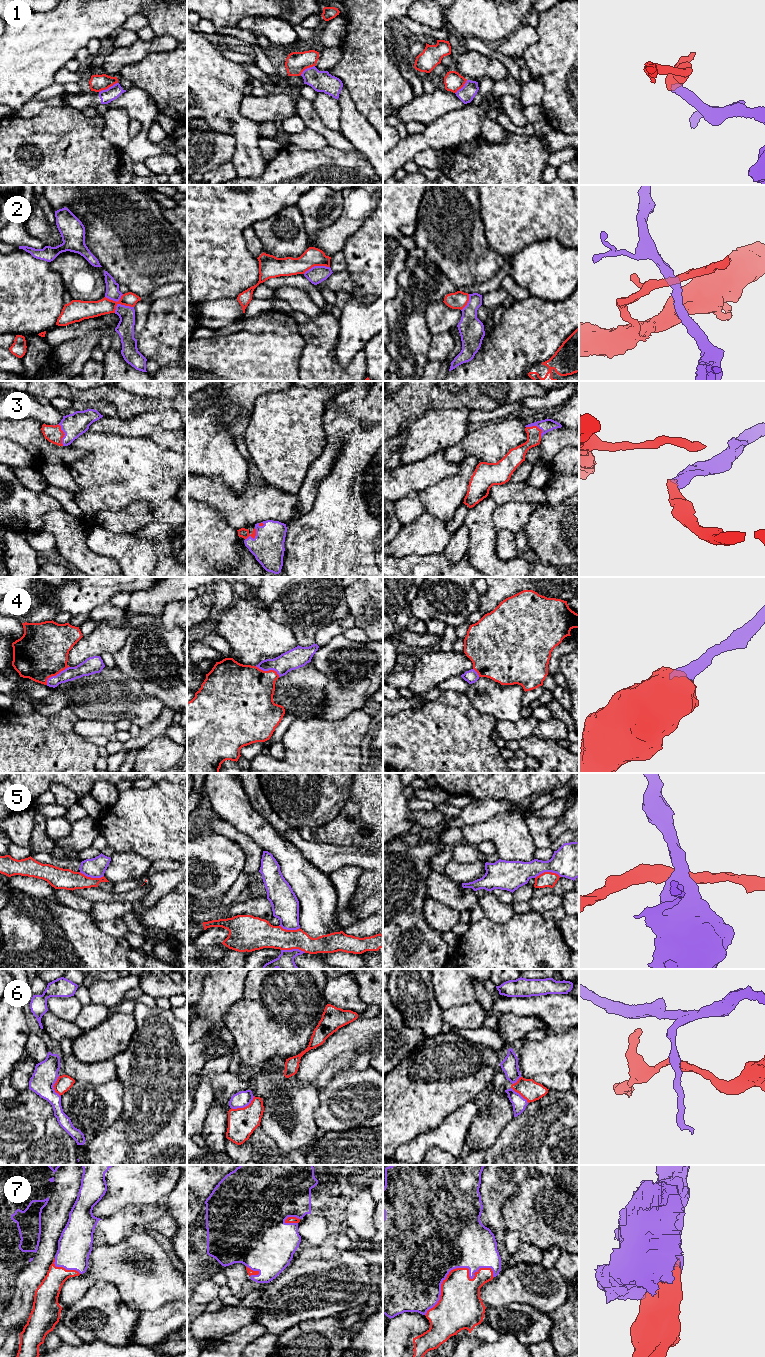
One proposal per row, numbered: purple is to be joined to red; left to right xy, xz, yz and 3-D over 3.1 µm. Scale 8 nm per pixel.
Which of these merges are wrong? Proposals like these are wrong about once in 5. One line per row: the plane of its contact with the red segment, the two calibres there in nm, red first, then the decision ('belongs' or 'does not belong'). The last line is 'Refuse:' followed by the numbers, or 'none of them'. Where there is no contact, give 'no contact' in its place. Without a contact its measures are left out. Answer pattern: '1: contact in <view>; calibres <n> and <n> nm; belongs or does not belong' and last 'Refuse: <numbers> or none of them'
1: contact in xy; calibres 130 and 110 nm; does not belong
2: contact in xy; calibres 140 and 140 nm; does not belong
3: contact in yz; calibres 110 and 100 nm; belongs
4: contact in xy; calibres 420 and 120 nm; belongs
5: contact in yz; calibres 130 and 280 nm; does not belong
6: contact in xz; calibres 220 and 130 nm; does not belong
7: contact in yz; calibres 320 and 500 nm; belongs
Refuse: 1, 2, 5, 6

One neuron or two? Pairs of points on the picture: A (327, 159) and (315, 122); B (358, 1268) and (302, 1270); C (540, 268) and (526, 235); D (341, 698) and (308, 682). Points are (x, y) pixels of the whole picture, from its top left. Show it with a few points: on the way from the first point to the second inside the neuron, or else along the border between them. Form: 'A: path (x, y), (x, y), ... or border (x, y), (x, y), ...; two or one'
A: border (328, 144), (341, 150), (351, 151); two
B: path (344, 1274), (316, 1273); one
C: border (553, 238), (532, 242), (524, 246), (512, 257); two
D: border (315, 668), (326, 677), (324, 701), (316, 712); two

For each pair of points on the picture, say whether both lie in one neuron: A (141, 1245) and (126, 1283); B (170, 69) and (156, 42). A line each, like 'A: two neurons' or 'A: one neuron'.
A: one neuron
B: two neurons

